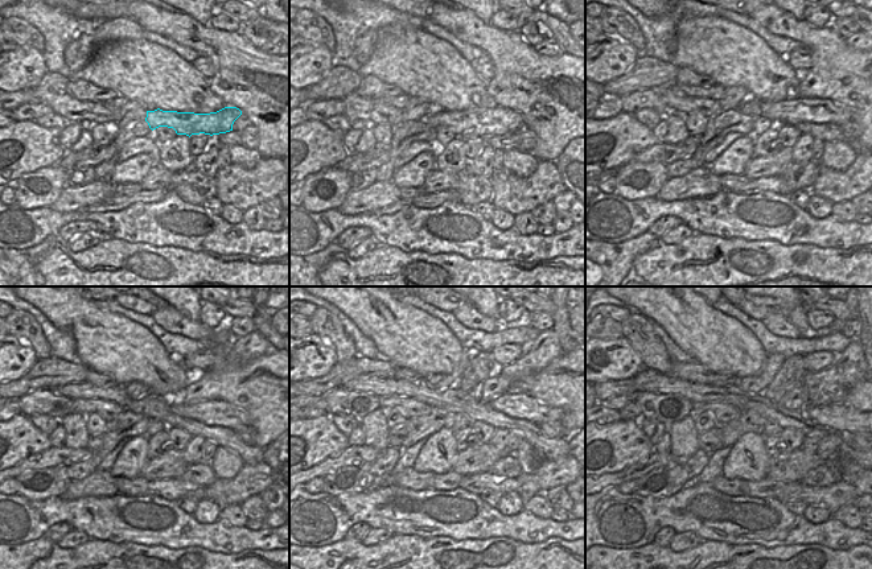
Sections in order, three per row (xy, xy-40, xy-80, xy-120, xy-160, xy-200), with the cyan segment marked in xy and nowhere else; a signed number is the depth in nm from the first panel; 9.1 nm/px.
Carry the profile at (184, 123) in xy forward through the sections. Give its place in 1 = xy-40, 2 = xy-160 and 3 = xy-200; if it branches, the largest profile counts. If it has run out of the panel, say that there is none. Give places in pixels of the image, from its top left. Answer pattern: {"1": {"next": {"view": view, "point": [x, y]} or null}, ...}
{"1": {"next": {"view": "xy-40", "point": [480, 123]}}, "2": {"next": {"view": "xy-160", "point": [517, 405]}}, "3": {"next": {"view": "xy-200", "point": [838, 419]}}}

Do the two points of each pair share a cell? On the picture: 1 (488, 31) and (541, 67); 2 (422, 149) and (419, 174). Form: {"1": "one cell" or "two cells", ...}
{"1": "one cell", "2": "two cells"}

